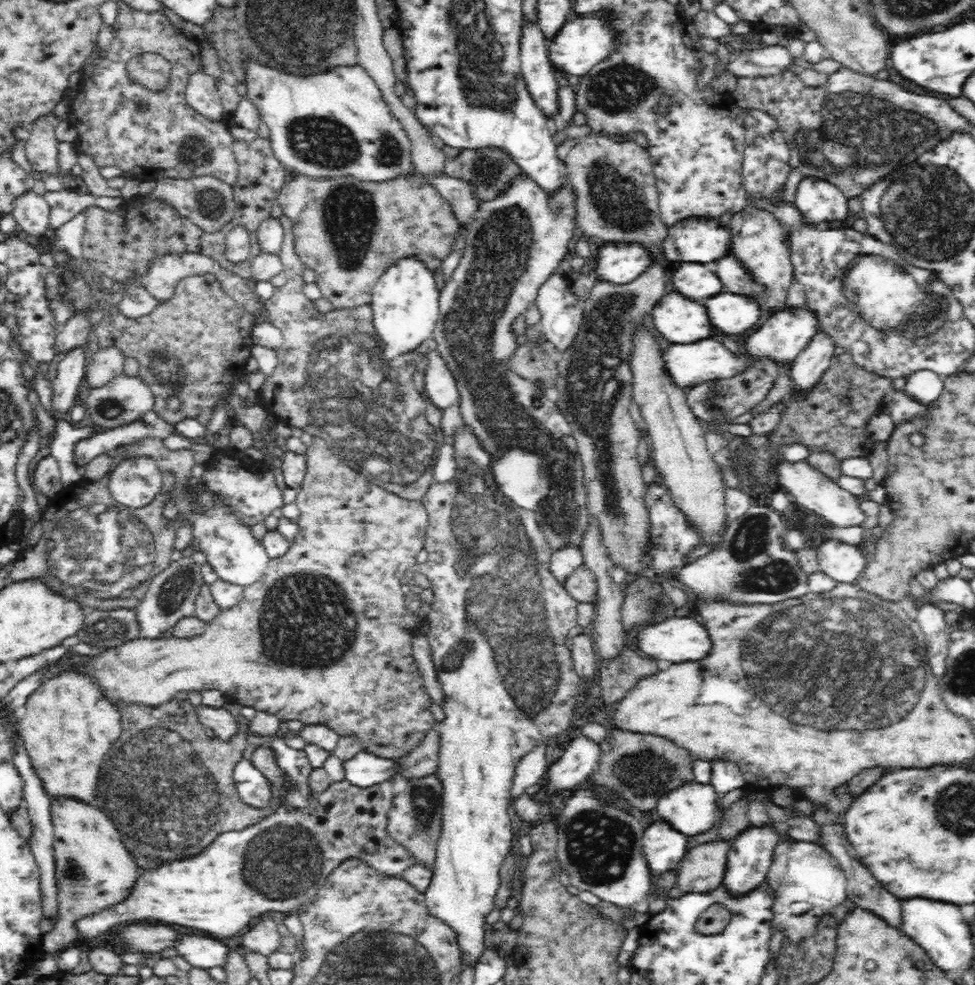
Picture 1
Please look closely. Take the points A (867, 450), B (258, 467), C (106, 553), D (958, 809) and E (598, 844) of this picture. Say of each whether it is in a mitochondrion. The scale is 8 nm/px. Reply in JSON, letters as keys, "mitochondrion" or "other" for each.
{"A":"other","B":"other","C":"mitochondrion","D":"mitochondrion","E":"mitochondrion"}

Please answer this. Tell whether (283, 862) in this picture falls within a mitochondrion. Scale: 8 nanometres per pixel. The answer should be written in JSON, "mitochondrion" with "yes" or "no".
{"mitochondrion":"yes"}

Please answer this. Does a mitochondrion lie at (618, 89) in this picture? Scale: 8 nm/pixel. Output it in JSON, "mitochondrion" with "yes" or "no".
{"mitochondrion":"yes"}

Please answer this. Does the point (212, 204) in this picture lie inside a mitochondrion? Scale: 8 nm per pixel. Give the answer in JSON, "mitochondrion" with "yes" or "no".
{"mitochondrion":"yes"}

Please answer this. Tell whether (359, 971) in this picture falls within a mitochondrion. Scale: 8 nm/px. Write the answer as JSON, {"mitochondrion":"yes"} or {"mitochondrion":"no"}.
{"mitochondrion":"yes"}

